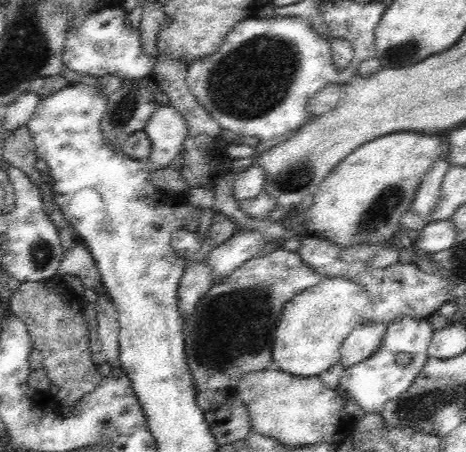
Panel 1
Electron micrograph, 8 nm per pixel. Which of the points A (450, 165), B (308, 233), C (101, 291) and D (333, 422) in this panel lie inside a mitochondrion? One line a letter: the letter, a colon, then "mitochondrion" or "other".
A: other
B: other
C: other
D: other

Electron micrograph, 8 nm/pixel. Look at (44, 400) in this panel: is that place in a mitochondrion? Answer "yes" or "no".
no

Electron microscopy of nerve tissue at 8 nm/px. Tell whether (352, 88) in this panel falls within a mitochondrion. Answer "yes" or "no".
no

